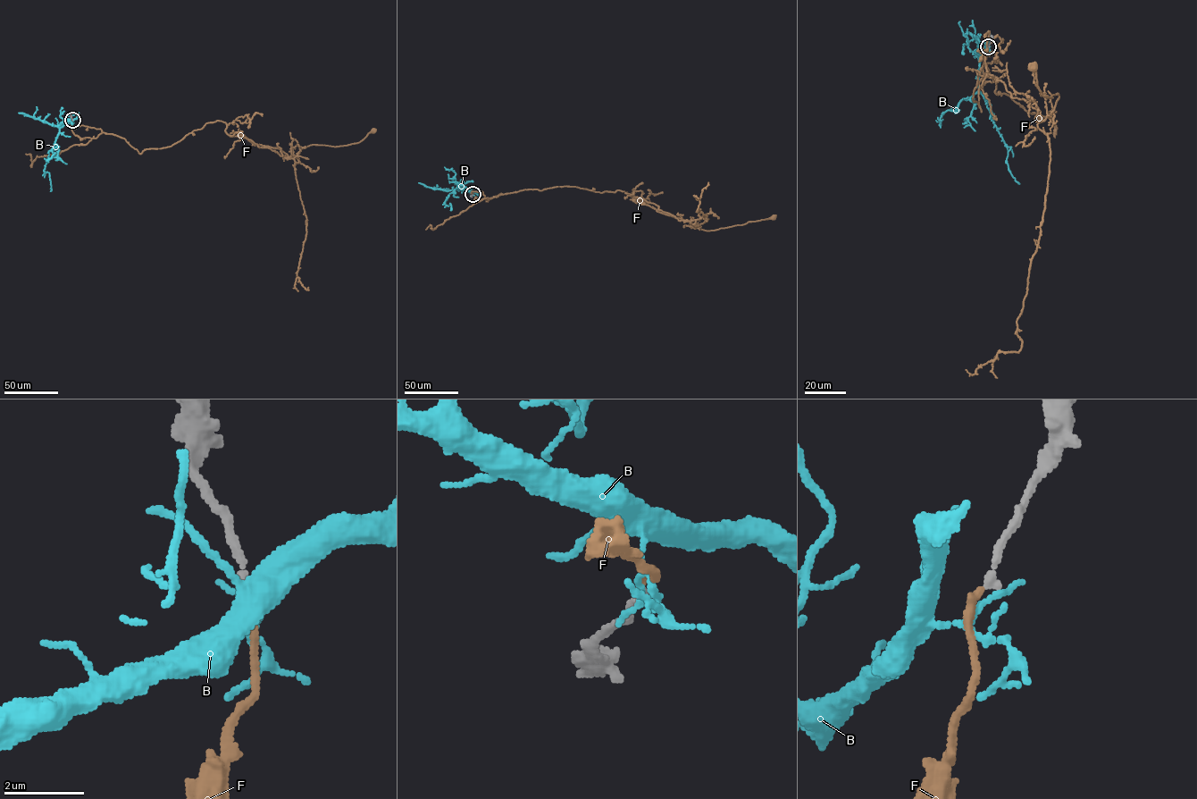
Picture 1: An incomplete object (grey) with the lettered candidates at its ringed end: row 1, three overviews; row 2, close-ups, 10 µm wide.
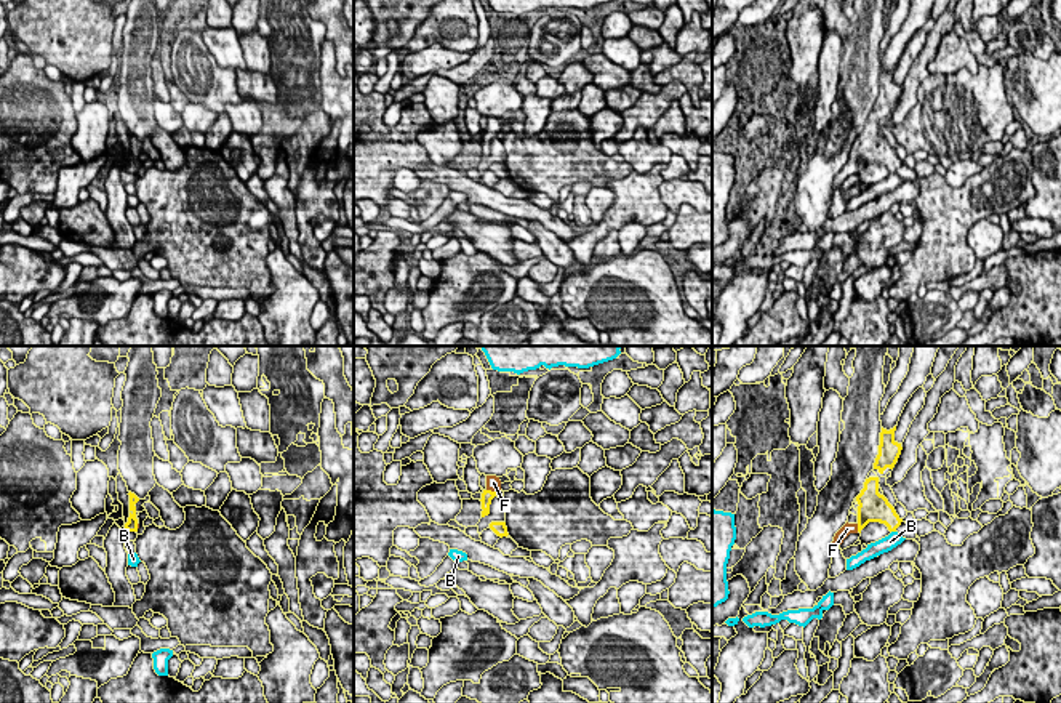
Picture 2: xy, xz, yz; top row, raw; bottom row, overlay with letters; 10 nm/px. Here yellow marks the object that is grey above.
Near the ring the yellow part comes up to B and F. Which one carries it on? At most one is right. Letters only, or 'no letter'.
F

